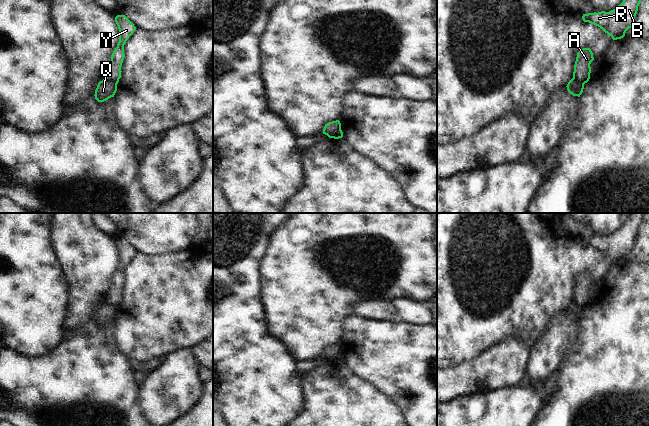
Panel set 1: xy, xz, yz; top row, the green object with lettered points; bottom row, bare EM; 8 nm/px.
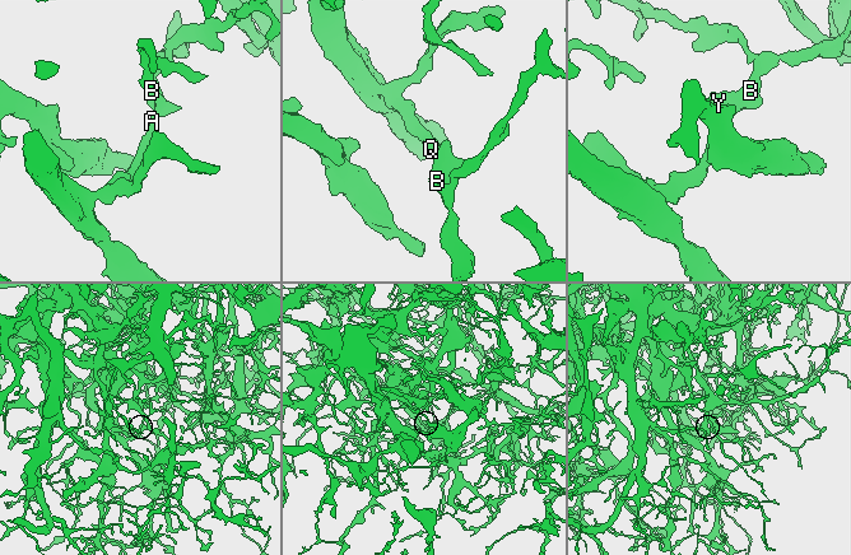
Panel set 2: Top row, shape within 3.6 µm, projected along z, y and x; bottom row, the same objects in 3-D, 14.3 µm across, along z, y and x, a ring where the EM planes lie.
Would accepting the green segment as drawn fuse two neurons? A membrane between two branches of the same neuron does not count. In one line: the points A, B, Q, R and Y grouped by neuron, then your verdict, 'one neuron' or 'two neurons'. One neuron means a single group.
groups A B R Y / Q; two neurons

